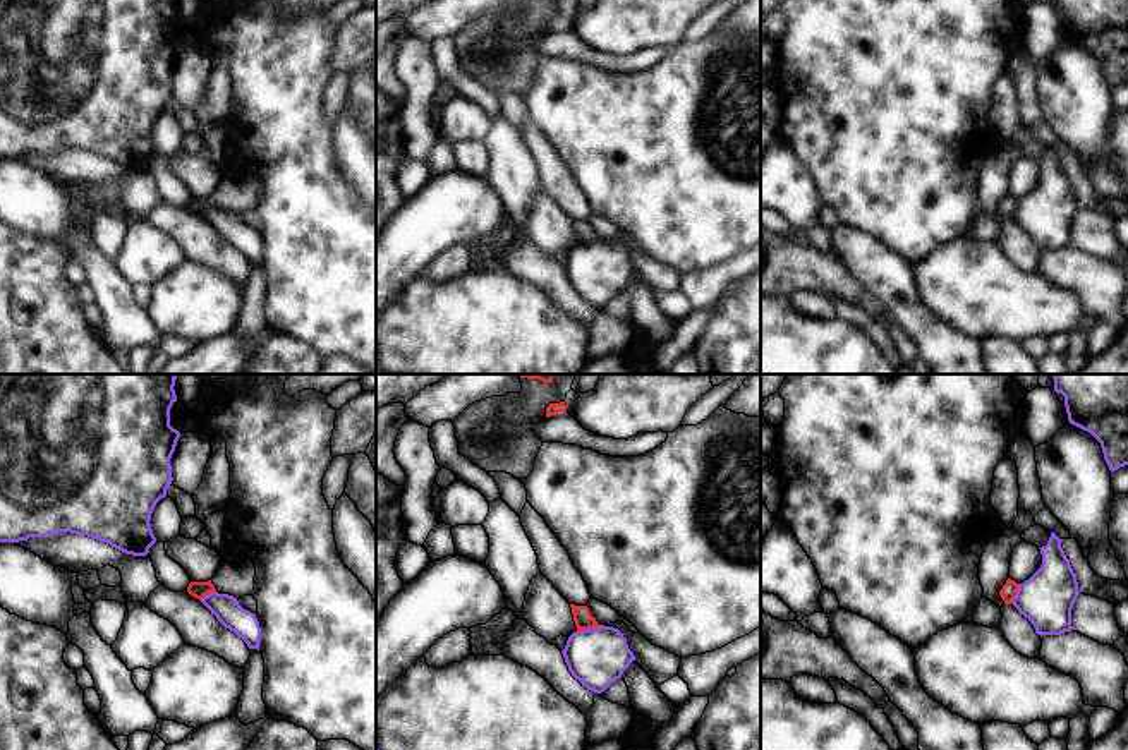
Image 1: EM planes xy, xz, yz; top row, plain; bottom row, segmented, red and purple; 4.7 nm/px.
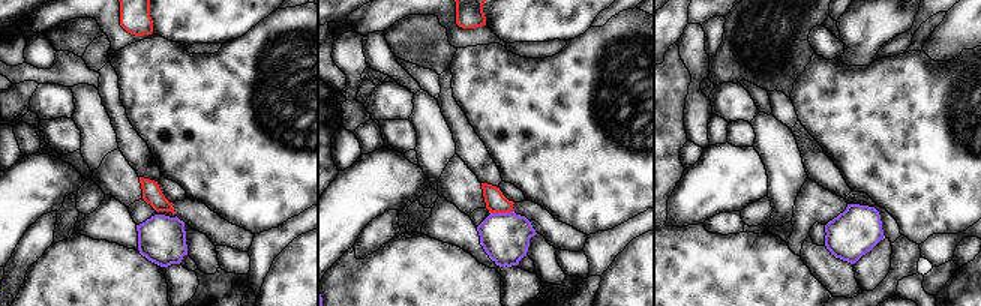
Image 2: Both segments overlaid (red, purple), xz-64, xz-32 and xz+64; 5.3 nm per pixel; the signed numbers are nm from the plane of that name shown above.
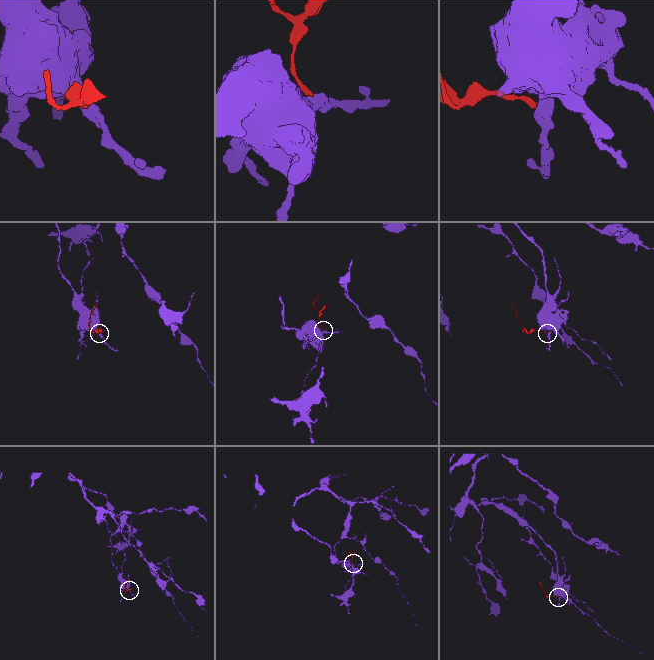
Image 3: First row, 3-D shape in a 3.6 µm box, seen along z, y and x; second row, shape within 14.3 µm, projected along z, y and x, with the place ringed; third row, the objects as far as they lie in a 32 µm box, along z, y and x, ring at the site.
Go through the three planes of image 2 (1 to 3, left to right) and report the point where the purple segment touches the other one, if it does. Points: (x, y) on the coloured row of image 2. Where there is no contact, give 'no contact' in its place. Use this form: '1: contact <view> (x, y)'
1: no contact
2: contact xz-32 (501, 212)
3: no contact

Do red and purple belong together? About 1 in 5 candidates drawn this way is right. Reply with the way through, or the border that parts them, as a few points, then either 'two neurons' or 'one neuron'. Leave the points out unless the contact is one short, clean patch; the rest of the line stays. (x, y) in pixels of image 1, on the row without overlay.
border along xz (601, 241), (577, 247); two neurons

